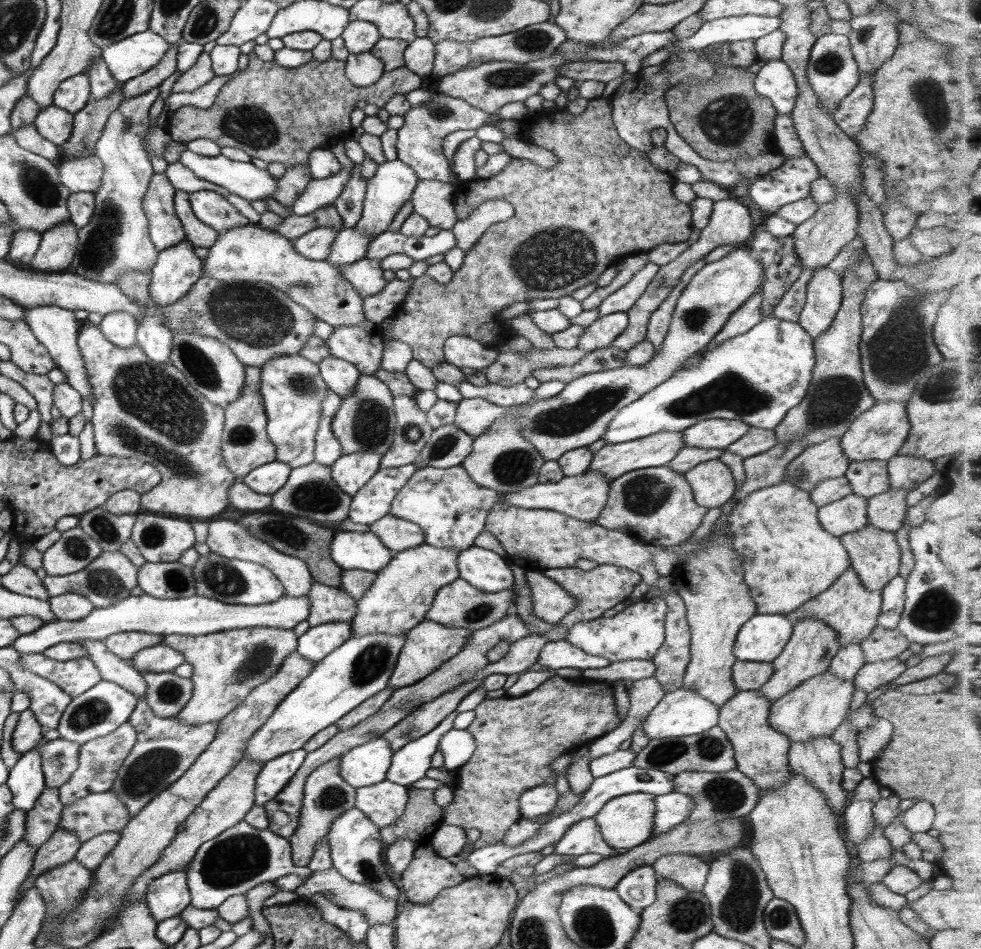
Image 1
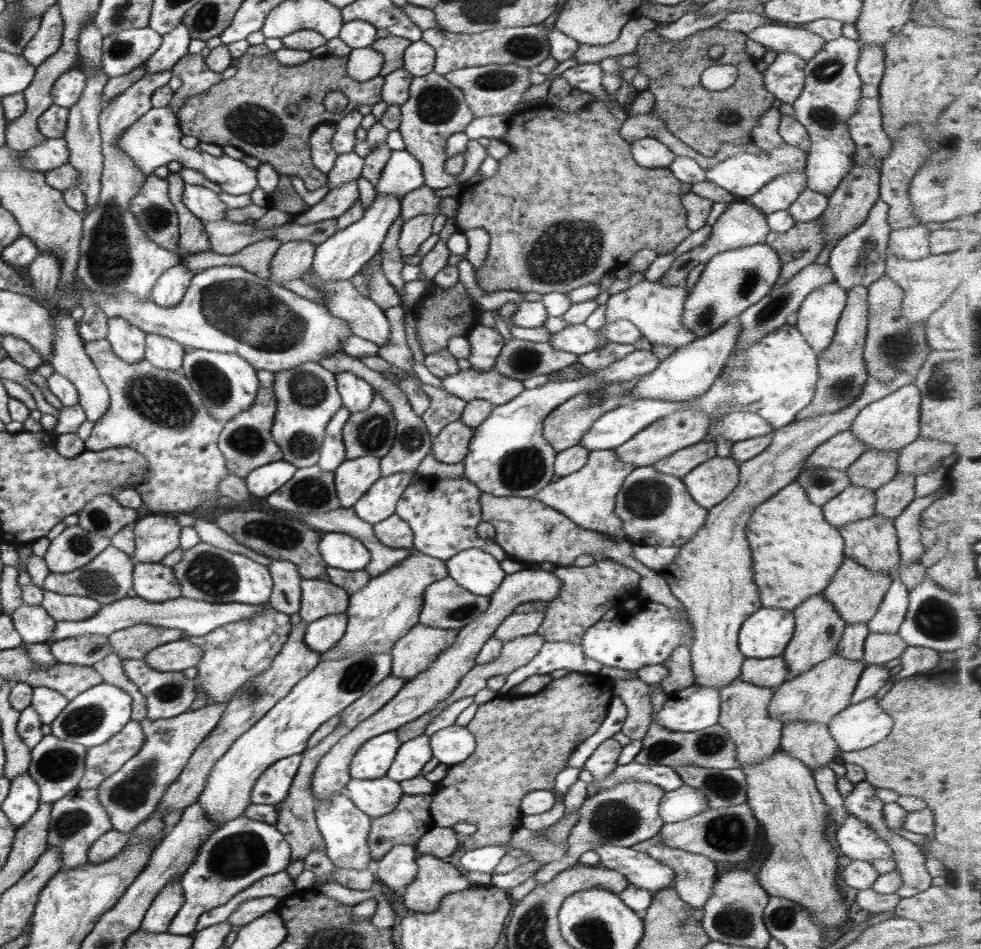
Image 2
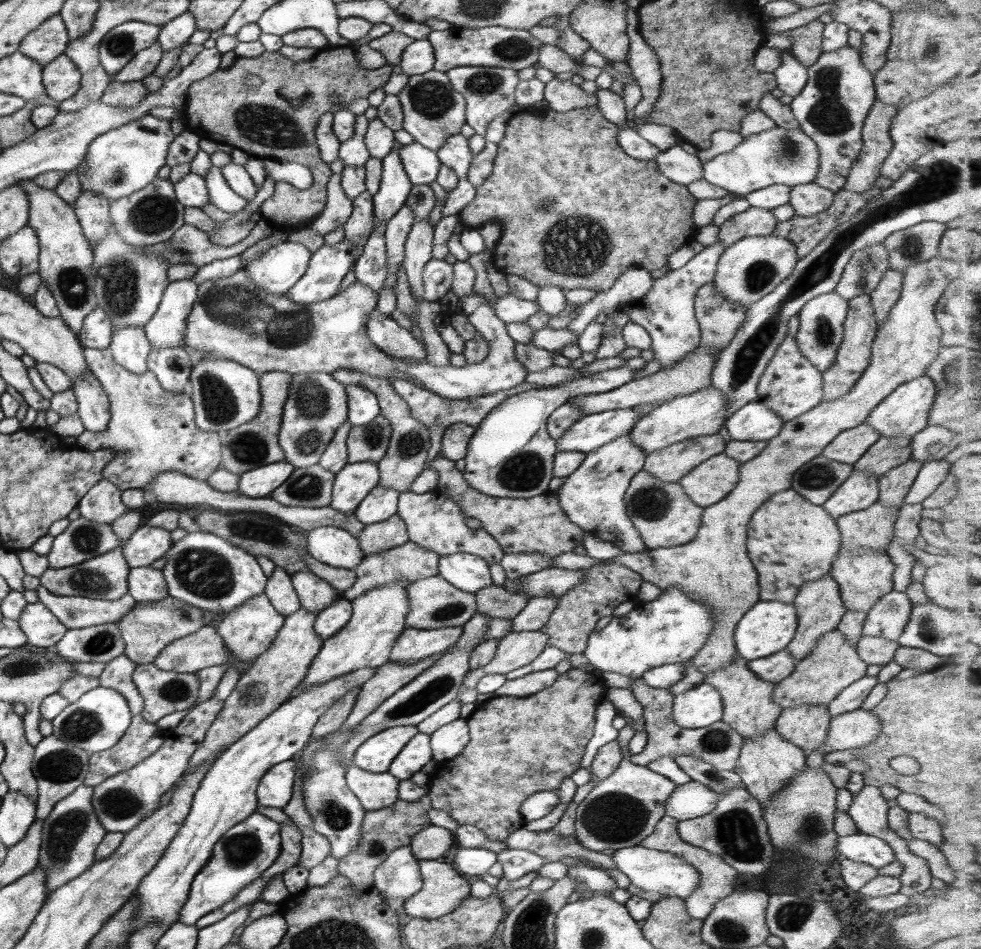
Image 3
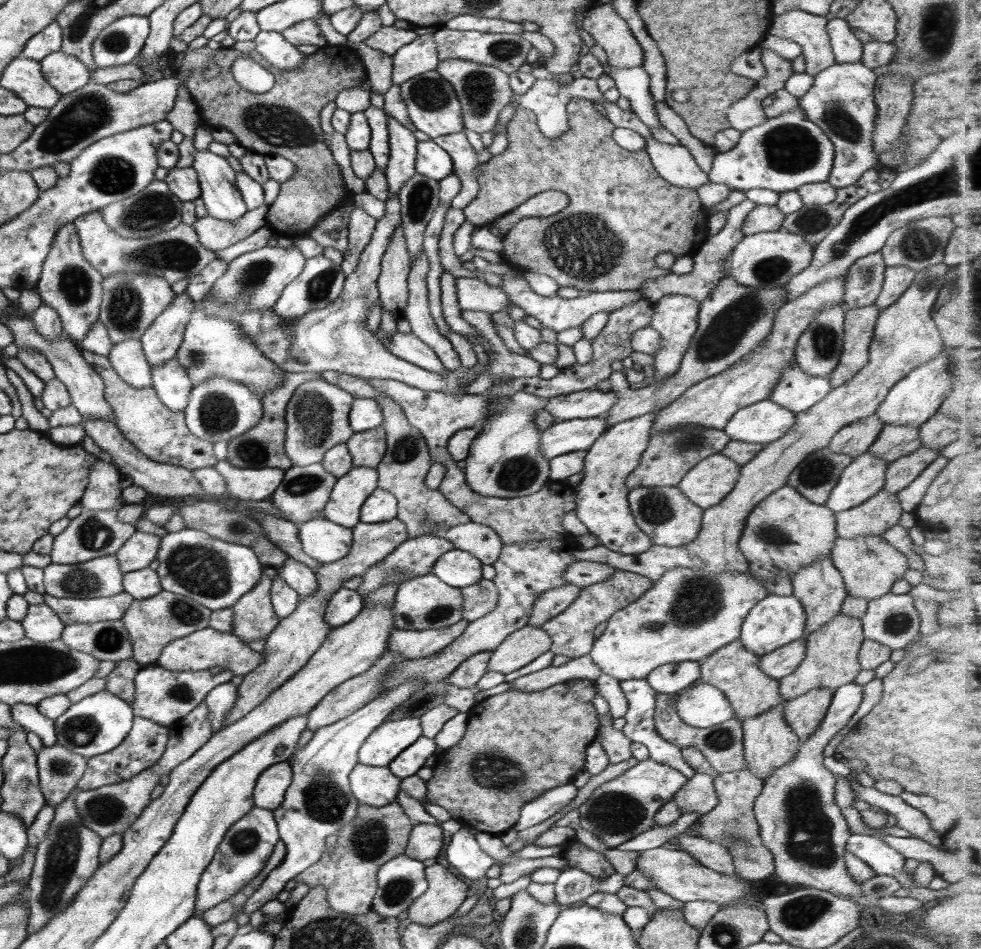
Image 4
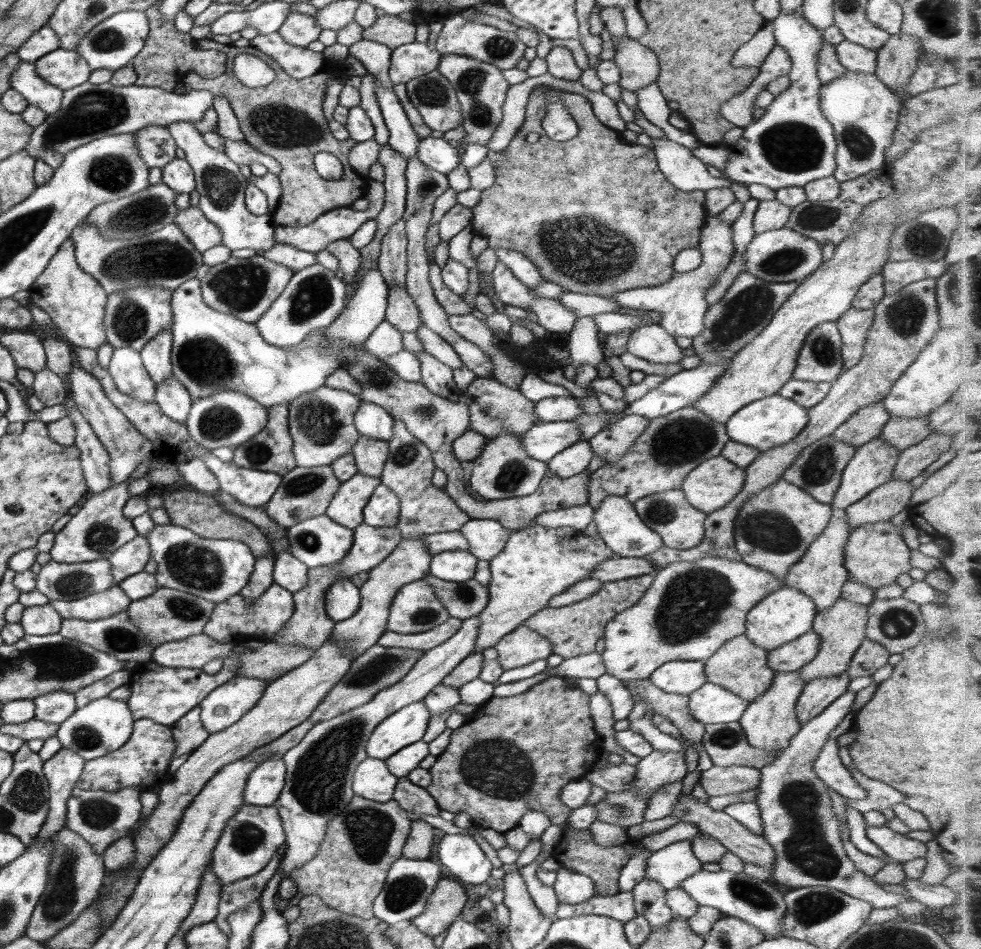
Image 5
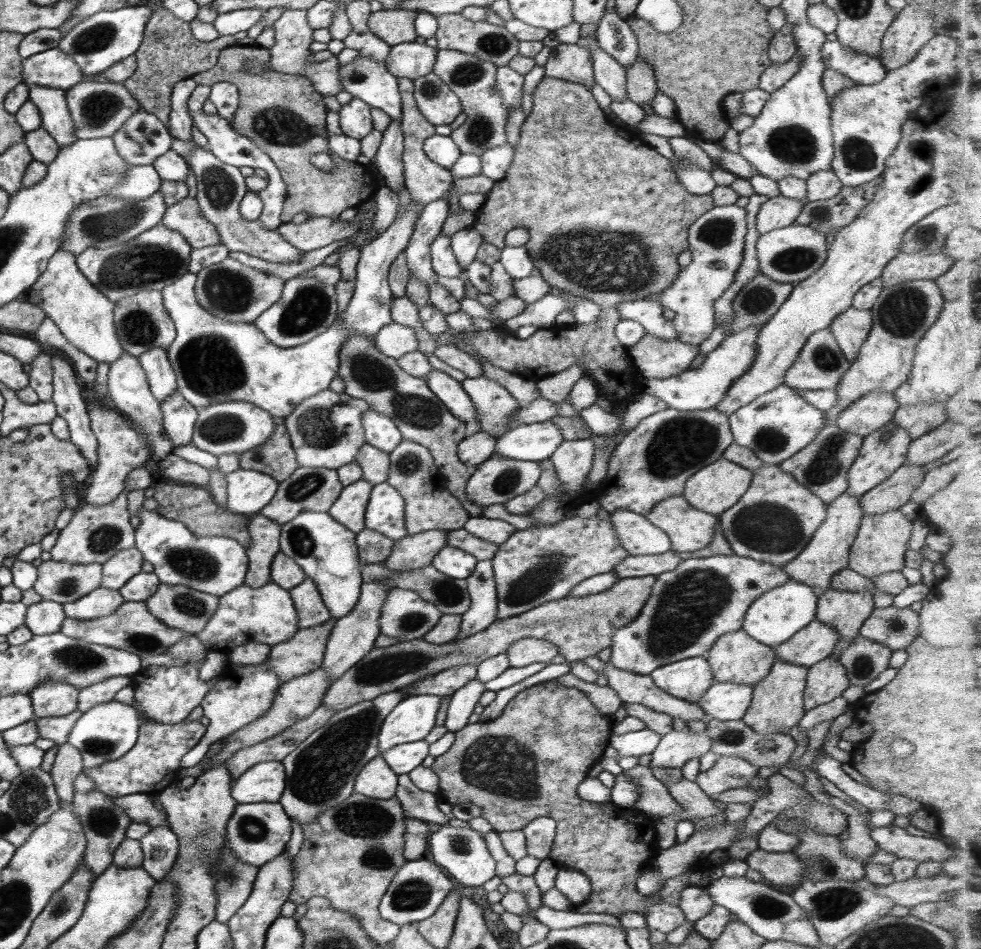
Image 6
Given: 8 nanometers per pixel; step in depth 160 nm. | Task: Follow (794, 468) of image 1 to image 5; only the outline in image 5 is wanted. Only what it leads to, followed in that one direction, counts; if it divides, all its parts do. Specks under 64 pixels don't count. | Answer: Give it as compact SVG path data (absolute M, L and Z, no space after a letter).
M880 401L860 408L846 422L838 426L832 435L836 440L841 440L857 449L879 436L890 417L883 407L883 402Z

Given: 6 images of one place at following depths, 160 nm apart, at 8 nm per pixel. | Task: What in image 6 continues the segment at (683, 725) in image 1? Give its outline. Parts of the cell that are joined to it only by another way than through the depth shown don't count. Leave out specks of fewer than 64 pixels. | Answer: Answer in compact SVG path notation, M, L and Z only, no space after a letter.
M715 682L699 700L699 707L712 719L740 720L753 697L753 686Z

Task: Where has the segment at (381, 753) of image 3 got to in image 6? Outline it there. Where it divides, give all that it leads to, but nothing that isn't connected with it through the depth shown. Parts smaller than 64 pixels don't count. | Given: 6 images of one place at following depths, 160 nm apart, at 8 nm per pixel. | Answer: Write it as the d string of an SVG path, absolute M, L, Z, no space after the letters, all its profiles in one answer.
M424 694L407 696L404 700L401 700L382 721L378 736L378 749L380 749L380 753L388 751L388 749L398 744L425 740L427 734L430 733L430 730L436 725L434 722L442 697L444 696Z

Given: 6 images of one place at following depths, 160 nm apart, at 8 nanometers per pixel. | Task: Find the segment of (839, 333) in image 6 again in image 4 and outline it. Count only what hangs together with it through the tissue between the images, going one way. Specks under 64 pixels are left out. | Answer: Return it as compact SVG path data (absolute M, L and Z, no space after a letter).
M875 305L846 308L843 349L836 368L827 376L831 389L849 382L861 368L866 366L878 316L879 309Z

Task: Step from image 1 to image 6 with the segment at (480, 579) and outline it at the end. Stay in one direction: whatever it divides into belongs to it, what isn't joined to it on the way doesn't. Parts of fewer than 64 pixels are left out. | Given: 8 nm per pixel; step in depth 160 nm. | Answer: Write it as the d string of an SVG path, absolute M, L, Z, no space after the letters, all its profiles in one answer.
M446 545L435 555L431 565L446 576L466 579L472 574L477 562L477 558L474 558L472 554L454 546Z

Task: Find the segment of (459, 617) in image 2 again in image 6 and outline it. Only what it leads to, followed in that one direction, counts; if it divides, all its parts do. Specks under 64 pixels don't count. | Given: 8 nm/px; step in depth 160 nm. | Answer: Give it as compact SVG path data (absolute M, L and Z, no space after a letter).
M391 588L381 609L381 633L409 641L424 636L438 624L442 612L410 589Z

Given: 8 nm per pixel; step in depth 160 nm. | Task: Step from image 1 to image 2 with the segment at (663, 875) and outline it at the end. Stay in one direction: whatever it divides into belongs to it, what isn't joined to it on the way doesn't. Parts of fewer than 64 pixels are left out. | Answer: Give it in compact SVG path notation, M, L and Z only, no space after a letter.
M659 834L648 840L638 842L638 844L633 844L631 848L645 852L652 858L655 858L656 861L660 861L660 863L672 868L676 876L674 876L671 886L677 890L678 896L690 904L691 907L703 910L706 901L712 897L714 883L718 880L716 876L716 862L703 854L688 853L680 848L670 848L661 841Z

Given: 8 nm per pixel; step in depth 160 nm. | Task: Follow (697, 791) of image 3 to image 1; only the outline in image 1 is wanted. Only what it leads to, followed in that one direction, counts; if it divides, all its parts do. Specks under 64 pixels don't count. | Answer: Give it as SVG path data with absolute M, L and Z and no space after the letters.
M670 792L656 796L656 813L651 837L676 828L678 824L688 820L692 810L694 801L689 795Z

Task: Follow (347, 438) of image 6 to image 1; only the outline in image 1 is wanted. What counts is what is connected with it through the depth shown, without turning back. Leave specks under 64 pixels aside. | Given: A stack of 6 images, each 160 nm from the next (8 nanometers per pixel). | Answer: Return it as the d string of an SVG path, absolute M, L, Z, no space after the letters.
M300 353L276 355L261 366L260 393L267 422L267 435L276 447L275 460L291 467L304 466L315 460L315 436L320 422L321 403L328 386L320 374L319 365Z

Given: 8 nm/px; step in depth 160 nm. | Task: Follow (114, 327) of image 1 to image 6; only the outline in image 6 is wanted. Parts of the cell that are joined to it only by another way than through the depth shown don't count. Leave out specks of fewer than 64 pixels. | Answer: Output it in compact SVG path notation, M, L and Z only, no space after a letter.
M122 353L118 360L109 364L108 393L118 407L118 410L127 416L136 428L145 432L150 439L150 447L156 459L162 459L171 453L173 444L163 427L163 412L161 404L150 391L146 373L142 370L140 361L130 353Z

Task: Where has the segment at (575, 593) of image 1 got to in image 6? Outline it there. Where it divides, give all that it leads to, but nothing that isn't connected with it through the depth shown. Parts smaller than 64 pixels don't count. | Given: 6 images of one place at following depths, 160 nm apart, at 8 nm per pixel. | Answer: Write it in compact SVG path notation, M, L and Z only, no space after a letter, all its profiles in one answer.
M656 576L622 578L604 592L552 600L518 616L496 619L486 630L446 644L430 644L422 638L417 638L400 641L388 648L374 647L362 660L338 677L338 680L331 682L322 703L328 710L341 711L372 700L385 692L412 685L448 667L465 664L478 666L483 660L505 653L514 641L528 637L555 644L560 656L564 656L567 662L597 655L603 648L611 647L612 635L617 628L626 626L638 616L656 579Z

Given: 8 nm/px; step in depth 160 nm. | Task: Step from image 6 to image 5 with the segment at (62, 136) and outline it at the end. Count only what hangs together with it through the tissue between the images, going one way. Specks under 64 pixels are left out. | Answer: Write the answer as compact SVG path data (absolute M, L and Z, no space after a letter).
M20 61L10 77L10 86L18 91L29 105L41 108L47 115L58 112L63 90L46 82L37 72L34 63Z

